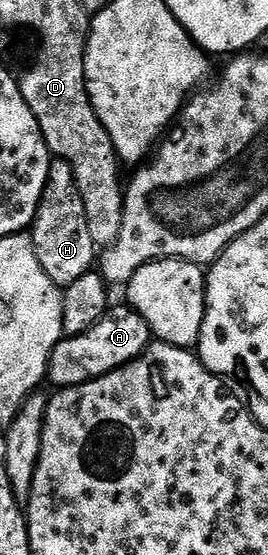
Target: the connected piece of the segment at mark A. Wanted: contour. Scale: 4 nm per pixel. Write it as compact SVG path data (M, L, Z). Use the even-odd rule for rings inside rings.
M128 304L114 305L106 310L102 318L97 321L87 332L62 337L49 357L48 381L54 382L54 387L64 388L78 386L98 378L104 374L110 374L134 362L141 357L141 353L149 347L151 331L149 325L139 316L139 312Z

